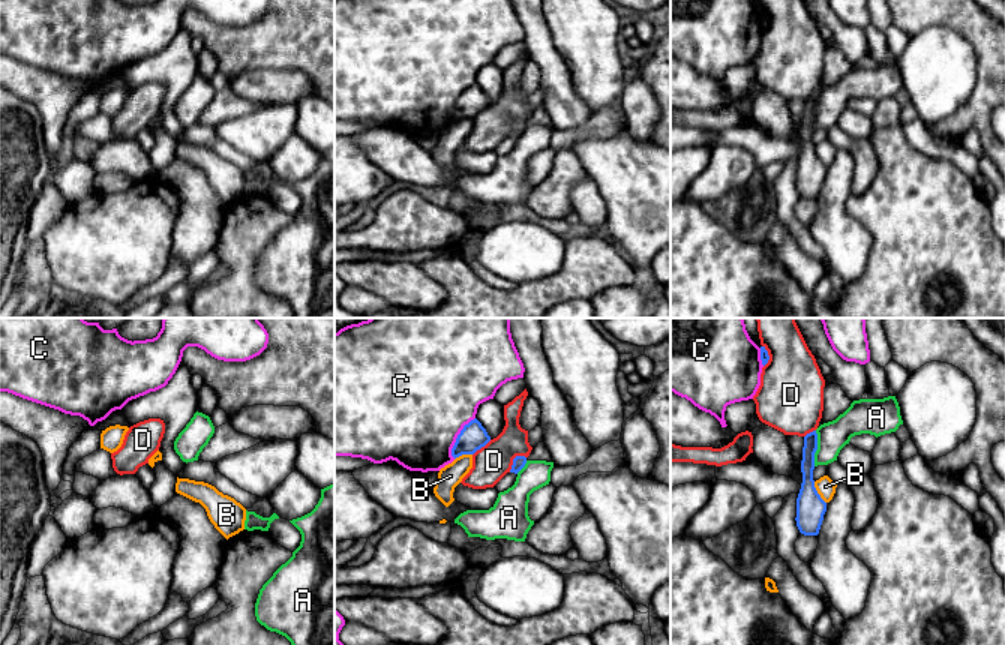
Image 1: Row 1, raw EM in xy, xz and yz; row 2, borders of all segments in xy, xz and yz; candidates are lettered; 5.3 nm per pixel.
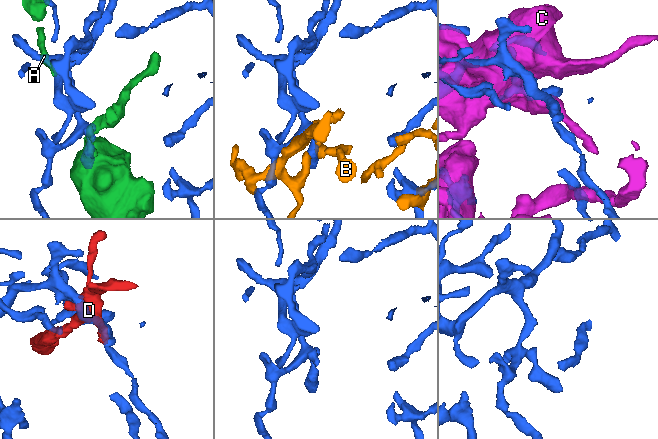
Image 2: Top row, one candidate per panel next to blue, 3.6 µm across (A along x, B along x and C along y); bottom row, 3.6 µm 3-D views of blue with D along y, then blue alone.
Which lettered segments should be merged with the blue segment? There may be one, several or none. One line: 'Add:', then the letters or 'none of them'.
Add: none of them

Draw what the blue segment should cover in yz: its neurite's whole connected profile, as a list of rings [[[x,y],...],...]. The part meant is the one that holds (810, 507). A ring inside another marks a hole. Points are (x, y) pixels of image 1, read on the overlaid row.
[[[816,430],[804,436],[801,472],[802,483],[796,498],[796,526],[804,536],[818,536],[824,514],[826,512],[826,502],[820,498],[814,488],[813,470],[814,453],[818,450]]]

